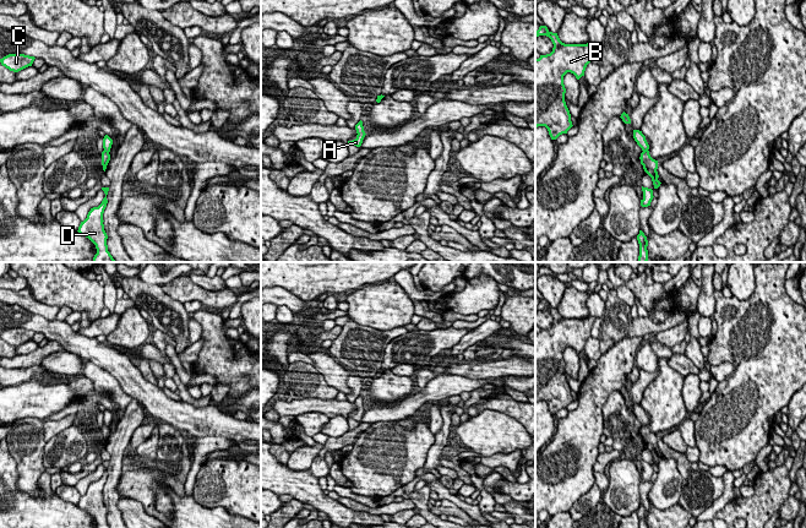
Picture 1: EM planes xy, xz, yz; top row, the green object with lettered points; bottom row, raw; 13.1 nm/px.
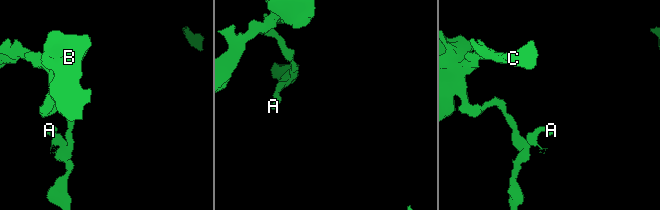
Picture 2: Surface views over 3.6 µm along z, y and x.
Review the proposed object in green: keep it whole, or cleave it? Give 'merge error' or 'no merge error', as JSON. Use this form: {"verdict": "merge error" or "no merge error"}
{"verdict": "merge error"}

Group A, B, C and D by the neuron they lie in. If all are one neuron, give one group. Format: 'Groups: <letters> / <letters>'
Groups: A D / B C

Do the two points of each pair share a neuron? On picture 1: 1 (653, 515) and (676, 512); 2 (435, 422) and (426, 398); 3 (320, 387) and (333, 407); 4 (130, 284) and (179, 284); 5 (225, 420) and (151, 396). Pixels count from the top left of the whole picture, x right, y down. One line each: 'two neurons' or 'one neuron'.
1: one neuron
2: two neurons
3: two neurons
4: two neurons
5: one neuron

